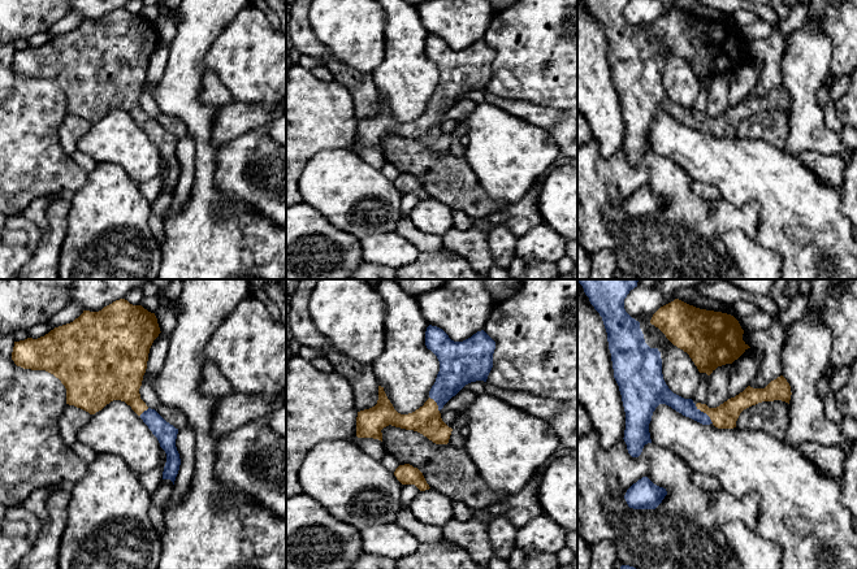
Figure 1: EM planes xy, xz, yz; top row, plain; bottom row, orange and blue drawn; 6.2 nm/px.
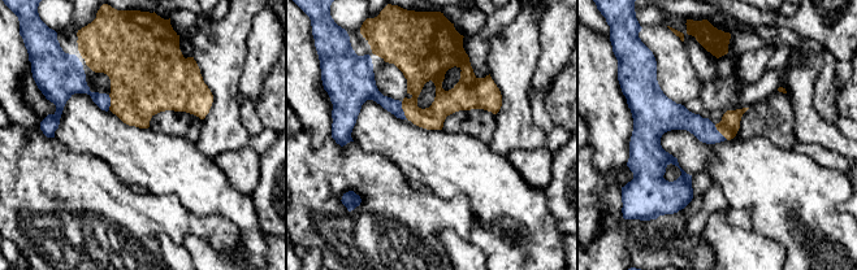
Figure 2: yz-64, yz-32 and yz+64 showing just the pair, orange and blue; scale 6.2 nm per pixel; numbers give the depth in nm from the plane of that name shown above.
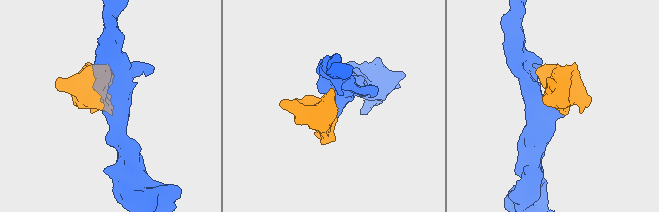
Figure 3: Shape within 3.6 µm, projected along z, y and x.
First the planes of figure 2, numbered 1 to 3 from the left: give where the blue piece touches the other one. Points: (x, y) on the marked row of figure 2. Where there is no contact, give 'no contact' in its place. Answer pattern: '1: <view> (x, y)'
1: yz-64 (111, 103)
2: yz-32 (403, 110)
3: yz+64 (721, 133)

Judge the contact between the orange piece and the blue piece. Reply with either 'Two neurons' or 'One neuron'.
One neuron

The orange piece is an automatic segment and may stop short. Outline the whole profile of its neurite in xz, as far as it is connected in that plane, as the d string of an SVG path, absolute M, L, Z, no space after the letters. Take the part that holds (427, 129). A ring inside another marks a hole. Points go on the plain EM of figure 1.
M429 34L425 55L440 70L440 81L423 116L408 123L398 122L378 95L377 113L358 121L356 145L382 151L381 139L389 134L414 139L436 153L447 153L453 138L441 127L440 120L466 94L486 91L493 77L495 51L484 40L477 40L463 51L454 51L440 36Z

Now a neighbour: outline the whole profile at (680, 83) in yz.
M649 31L648 40L658 52L662 68L662 83L668 97L684 107L692 108L696 103L701 82L687 61L674 55L666 44Z

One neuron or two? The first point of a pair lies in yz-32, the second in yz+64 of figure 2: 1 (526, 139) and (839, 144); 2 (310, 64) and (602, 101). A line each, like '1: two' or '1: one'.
1: one
2: one

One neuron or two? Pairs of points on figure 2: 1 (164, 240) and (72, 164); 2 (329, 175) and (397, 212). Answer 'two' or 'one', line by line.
1: two
2: one

